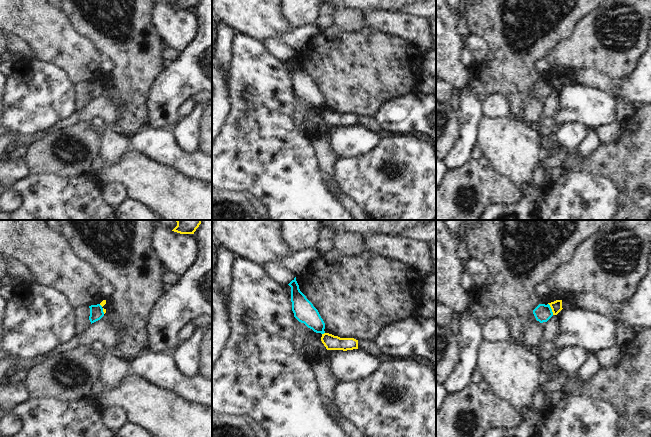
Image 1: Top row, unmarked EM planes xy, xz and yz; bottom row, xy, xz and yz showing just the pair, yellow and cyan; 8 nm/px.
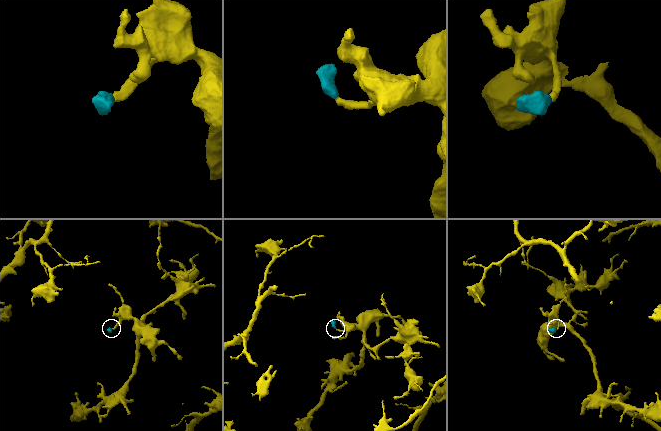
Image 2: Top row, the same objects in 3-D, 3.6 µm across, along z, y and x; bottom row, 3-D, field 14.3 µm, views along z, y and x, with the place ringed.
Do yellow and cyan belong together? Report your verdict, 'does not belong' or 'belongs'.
does not belong

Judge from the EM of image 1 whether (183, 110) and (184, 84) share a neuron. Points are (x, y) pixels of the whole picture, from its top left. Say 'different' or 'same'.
different

